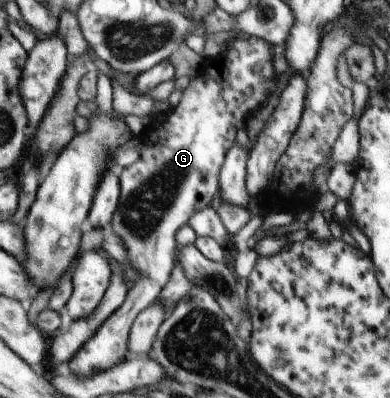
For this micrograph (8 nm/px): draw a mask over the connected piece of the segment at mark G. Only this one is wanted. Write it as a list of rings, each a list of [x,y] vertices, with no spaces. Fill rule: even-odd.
[[[239,31],[234,39],[235,43],[229,43],[218,55],[229,56],[231,60],[231,84],[223,80],[220,68],[214,60],[205,61],[202,71],[192,78],[186,88],[182,90],[179,103],[169,109],[165,122],[161,128],[156,129],[151,141],[144,141],[137,160],[129,166],[117,171],[118,183],[121,185],[121,197],[109,222],[109,230],[122,238],[126,246],[126,260],[123,266],[129,266],[137,273],[135,281],[127,280],[127,292],[123,302],[99,325],[93,336],[86,340],[81,348],[69,359],[69,373],[78,379],[86,379],[95,373],[106,371],[118,365],[126,359],[127,339],[134,319],[145,307],[158,298],[159,292],[166,286],[170,278],[171,269],[175,265],[175,253],[177,251],[175,233],[178,228],[188,224],[190,216],[209,206],[211,198],[217,192],[217,174],[219,166],[225,162],[227,149],[234,144],[235,132],[243,126],[245,114],[255,112],[261,104],[267,102],[269,94],[273,94],[277,86],[277,74],[273,72],[271,58],[280,47],[272,45],[265,39]]]

